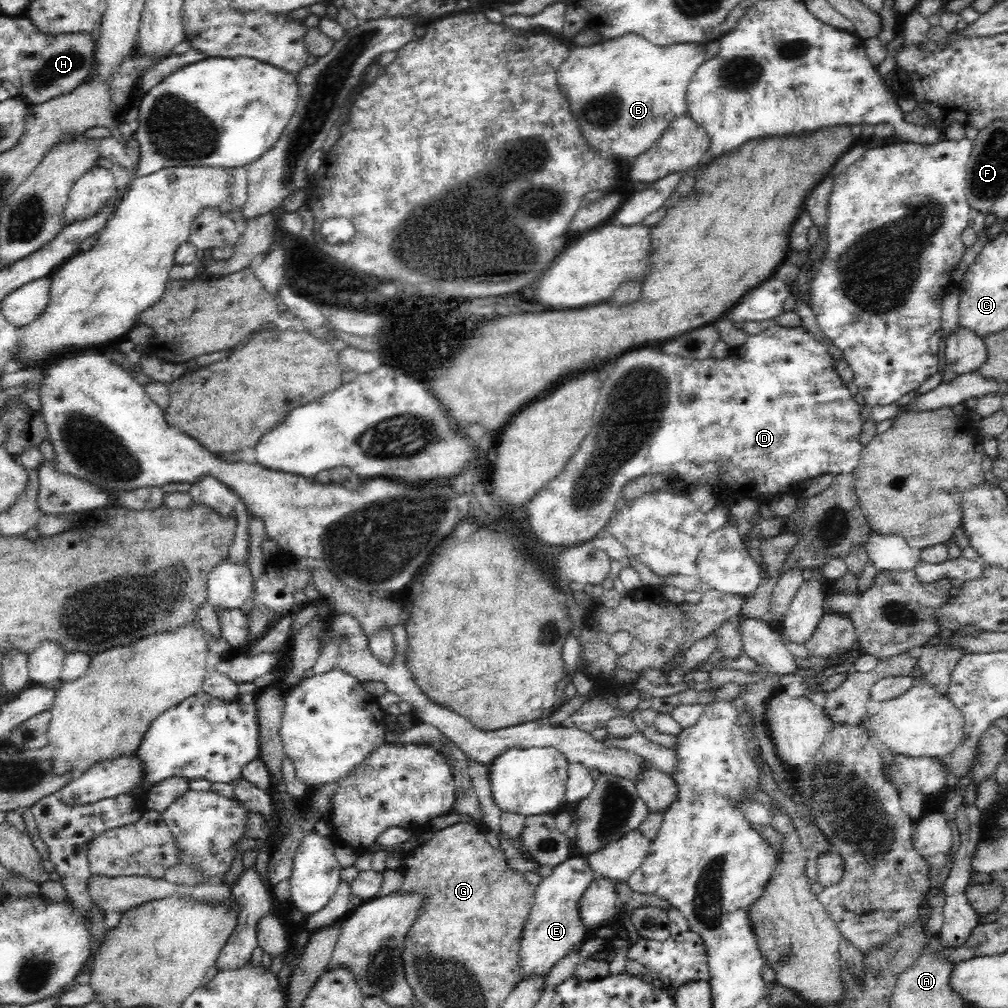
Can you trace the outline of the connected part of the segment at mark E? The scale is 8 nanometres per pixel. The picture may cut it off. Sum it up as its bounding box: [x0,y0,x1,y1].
[517,854,598,982]

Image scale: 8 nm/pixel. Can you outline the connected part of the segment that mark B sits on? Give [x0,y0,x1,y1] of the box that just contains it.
[558,34,706,159]

